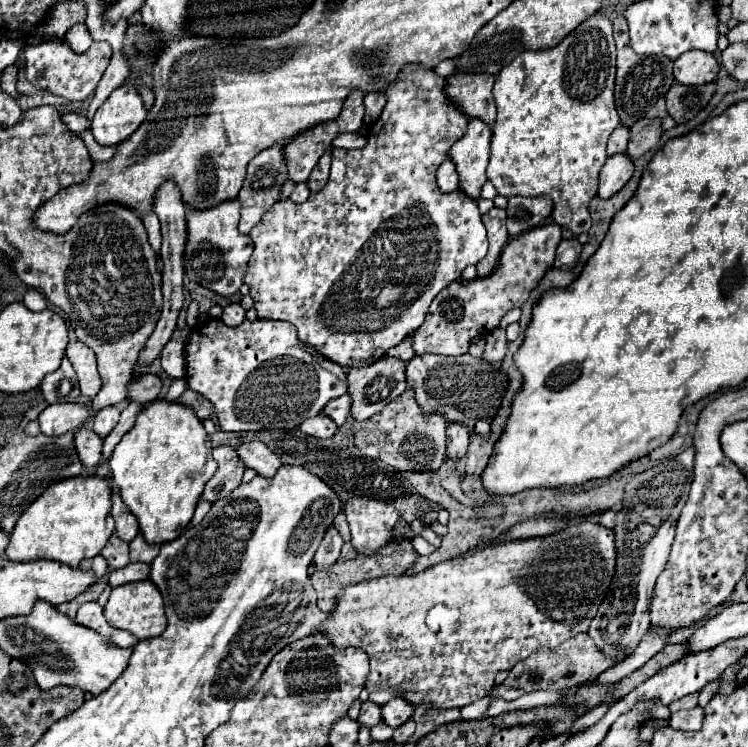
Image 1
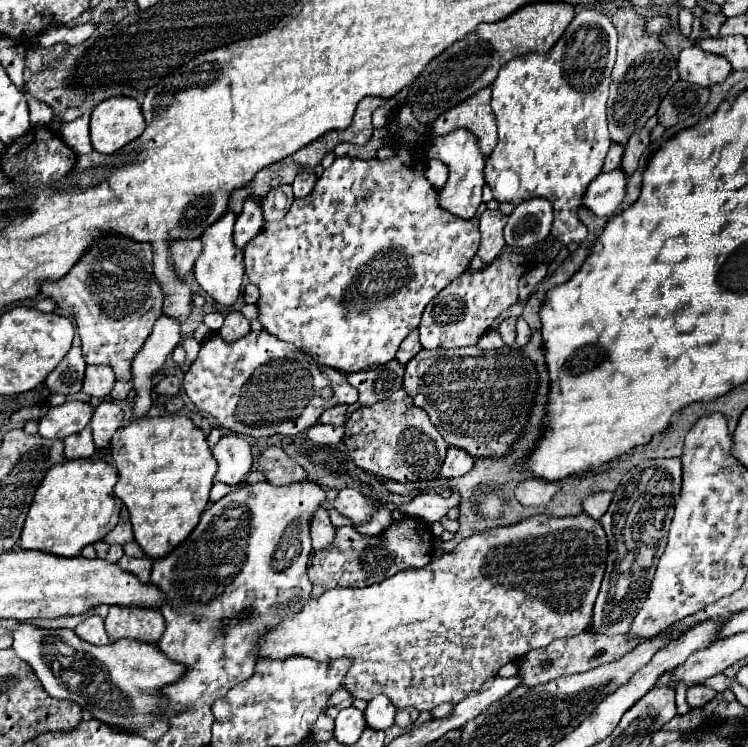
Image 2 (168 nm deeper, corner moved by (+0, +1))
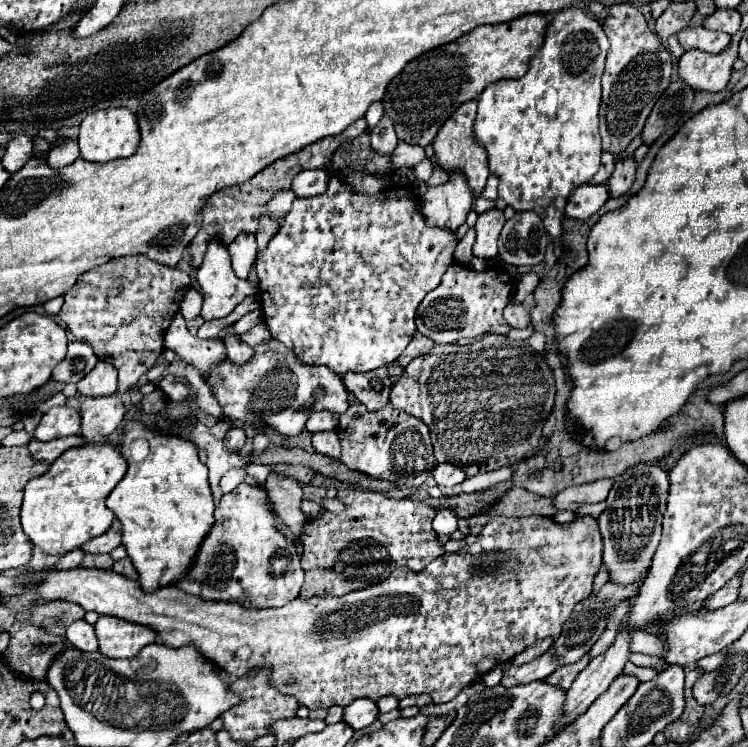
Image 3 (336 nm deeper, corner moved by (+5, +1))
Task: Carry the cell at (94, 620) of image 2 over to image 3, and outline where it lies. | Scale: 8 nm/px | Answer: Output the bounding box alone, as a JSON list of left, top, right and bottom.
[67,619,97,651]

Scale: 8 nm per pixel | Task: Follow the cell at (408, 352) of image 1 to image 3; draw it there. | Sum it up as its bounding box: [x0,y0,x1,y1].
[397,331,433,367]

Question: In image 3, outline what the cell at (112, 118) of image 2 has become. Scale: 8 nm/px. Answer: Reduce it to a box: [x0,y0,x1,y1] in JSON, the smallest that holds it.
[79,109,139,163]

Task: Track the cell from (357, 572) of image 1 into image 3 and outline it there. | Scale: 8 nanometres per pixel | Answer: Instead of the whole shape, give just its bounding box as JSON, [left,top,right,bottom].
[301,489,443,599]

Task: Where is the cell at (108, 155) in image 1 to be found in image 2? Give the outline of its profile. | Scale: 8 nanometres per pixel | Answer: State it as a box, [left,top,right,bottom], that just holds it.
[58,111,92,155]

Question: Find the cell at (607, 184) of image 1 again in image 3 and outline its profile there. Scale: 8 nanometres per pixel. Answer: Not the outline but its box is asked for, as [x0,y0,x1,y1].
[565,183,609,219]

